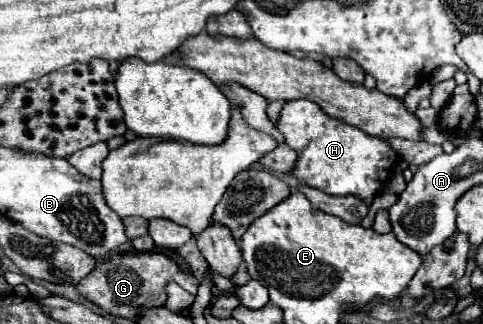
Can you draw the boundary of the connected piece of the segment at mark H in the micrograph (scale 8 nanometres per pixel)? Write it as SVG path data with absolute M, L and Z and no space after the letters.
M294 99L294 101L286 101L282 111L280 111L280 117L278 117L278 131L284 135L284 141L296 151L298 155L298 161L292 169L292 177L296 177L302 185L308 185L308 187L314 187L314 189L320 189L328 195L360 195L366 203L372 203L374 195L386 185L388 177L392 175L392 169L398 161L398 155L396 151L392 151L382 139L378 137L372 137L372 135L366 135L364 131L340 121L340 119L334 119L334 117L328 117L320 111L320 107L316 107L316 103L308 101L308 99Z

